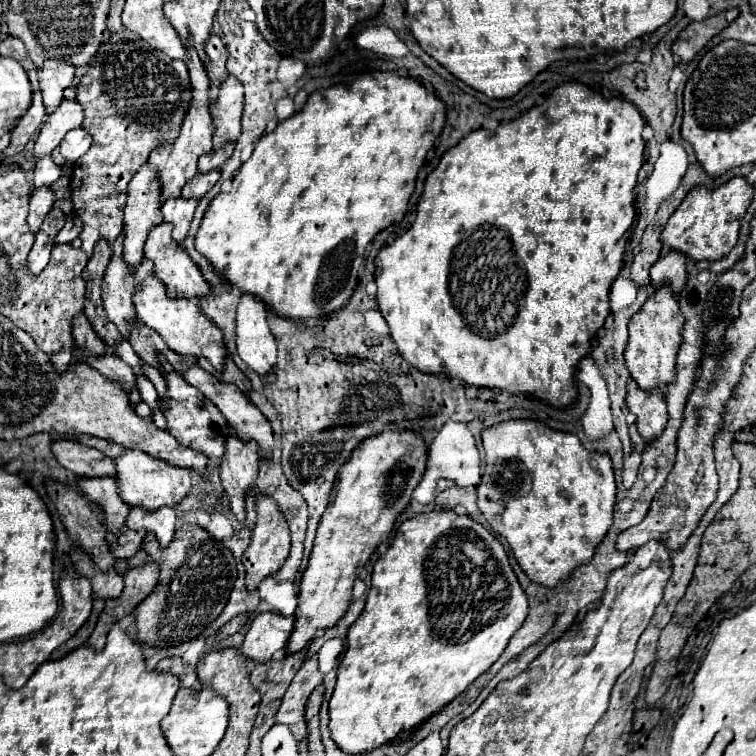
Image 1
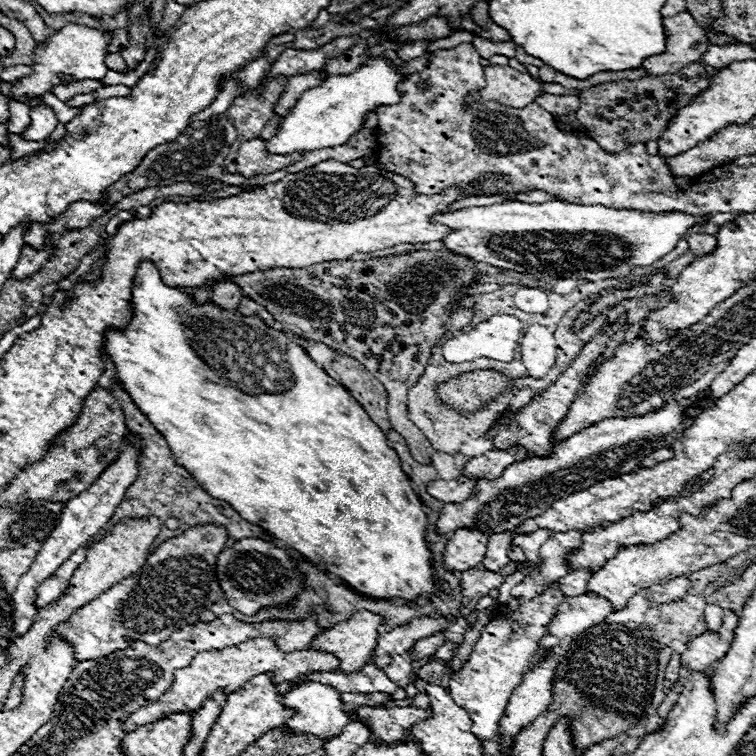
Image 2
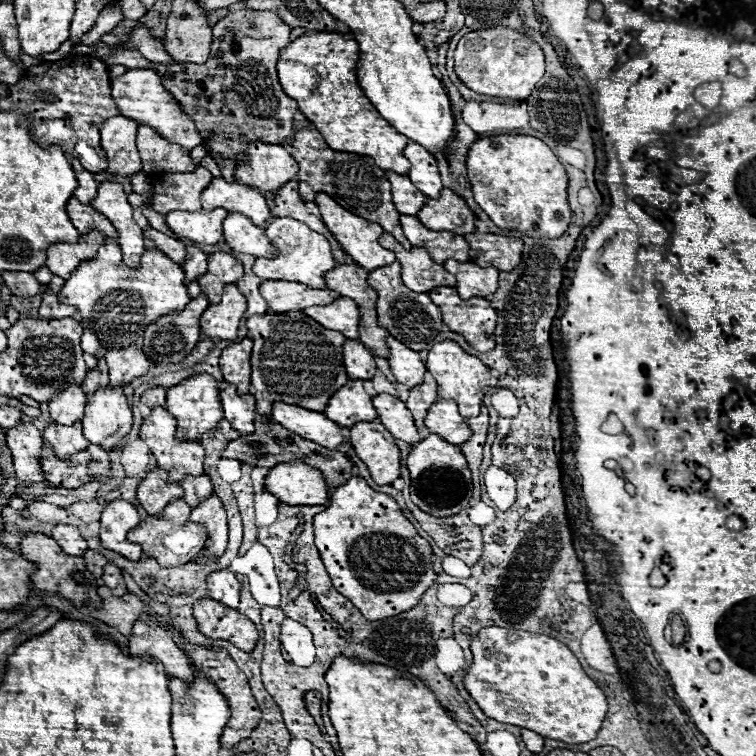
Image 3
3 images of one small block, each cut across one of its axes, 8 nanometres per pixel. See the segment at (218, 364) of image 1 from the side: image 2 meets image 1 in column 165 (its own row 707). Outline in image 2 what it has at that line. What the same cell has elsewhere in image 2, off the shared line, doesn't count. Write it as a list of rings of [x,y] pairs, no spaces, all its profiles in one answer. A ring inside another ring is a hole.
[[[302,682],[296,684],[288,694],[284,694],[284,706],[288,706],[294,714],[286,722],[286,730],[290,734],[312,734],[316,738],[336,738],[342,734],[342,728],[348,724],[348,712],[342,710],[340,694],[324,684],[318,682]]]

